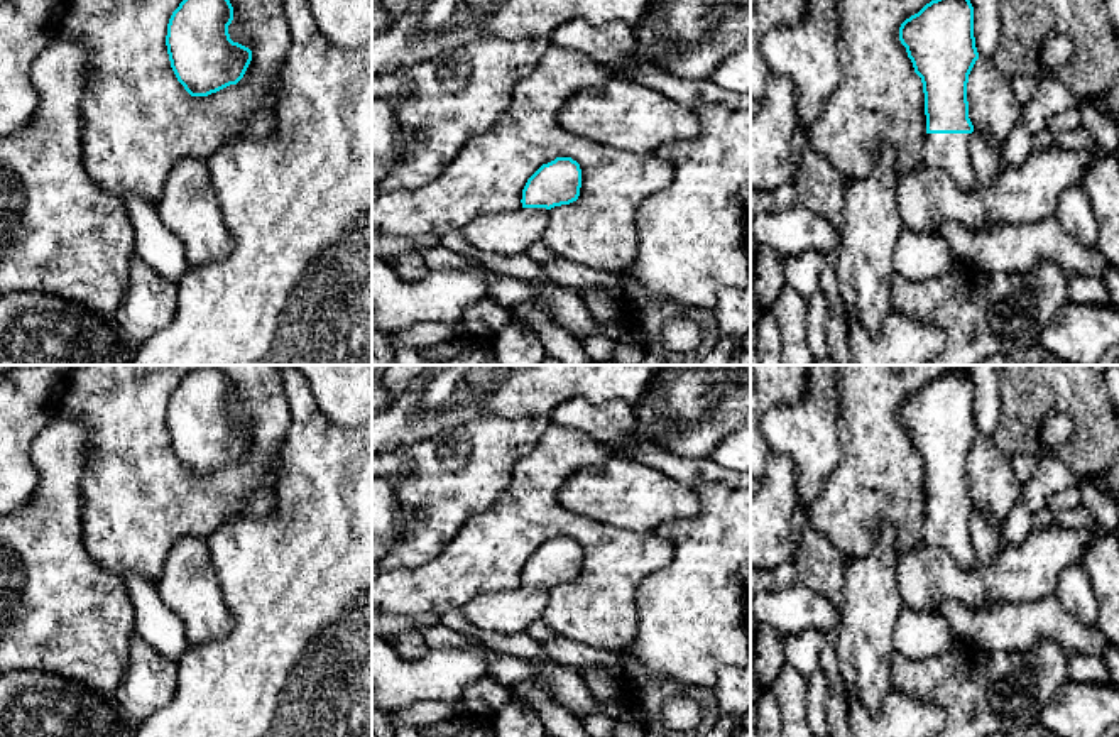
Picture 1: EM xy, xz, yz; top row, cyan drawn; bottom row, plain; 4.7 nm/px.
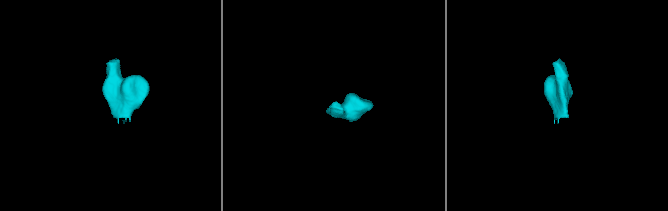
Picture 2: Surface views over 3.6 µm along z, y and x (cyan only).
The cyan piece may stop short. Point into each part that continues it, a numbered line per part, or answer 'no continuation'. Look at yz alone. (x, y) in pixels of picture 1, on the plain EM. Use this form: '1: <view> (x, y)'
1: yz (949, 529)

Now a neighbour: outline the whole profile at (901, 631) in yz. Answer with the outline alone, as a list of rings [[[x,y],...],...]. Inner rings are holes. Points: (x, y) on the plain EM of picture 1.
[[[901,609],[892,639],[894,649],[913,659],[936,656],[960,642],[940,614],[908,609]]]

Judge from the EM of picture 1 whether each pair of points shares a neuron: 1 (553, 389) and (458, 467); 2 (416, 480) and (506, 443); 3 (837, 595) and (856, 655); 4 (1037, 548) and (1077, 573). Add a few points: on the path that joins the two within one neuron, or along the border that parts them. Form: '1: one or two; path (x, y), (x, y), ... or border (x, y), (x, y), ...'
1: two; border (546, 414), (533, 418), (484, 416), (475, 420)
2: one; path (438, 480), (447, 480), (465, 470), (484, 453)
3: two; border (846, 568), (844, 604), (840, 607)
4: two; border (1079, 560), (1064, 570), (1055, 594)

